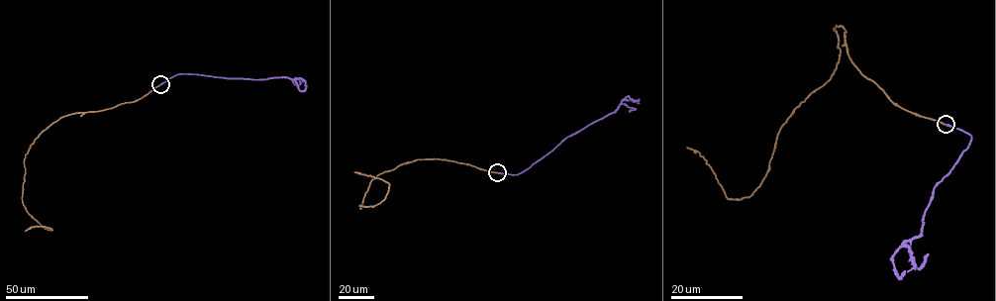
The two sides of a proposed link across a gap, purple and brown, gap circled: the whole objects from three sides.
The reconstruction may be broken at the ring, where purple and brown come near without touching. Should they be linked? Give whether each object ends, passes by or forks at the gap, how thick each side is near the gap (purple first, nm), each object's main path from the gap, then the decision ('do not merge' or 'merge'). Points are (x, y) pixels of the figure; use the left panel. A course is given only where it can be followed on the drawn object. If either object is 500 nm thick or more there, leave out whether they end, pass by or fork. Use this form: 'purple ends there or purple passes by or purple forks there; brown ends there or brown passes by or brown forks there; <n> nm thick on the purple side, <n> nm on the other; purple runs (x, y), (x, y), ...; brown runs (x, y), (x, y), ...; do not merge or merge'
purple ends there; brown ends there; 340 nm thick on the purple side, 190 nm on the other; purple runs (160, 84), (182, 73), (257, 79), (286, 77), (294, 80), (300, 90), (306, 85); brown runs (160, 84), (132, 102), (60, 117), (41, 132), (25, 155), (22, 202), (51, 230), (37, 226), (25, 231); merge

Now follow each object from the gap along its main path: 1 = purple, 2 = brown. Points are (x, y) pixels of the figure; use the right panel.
1: (946, 125), (972, 140), (934, 188), (922, 234), (906, 241), (893, 258), (898, 277), (905, 270)
2: (945, 124), (897, 105), (861, 73), (836, 25), (834, 74), (779, 131), (749, 197), (728, 198), (687, 148)

